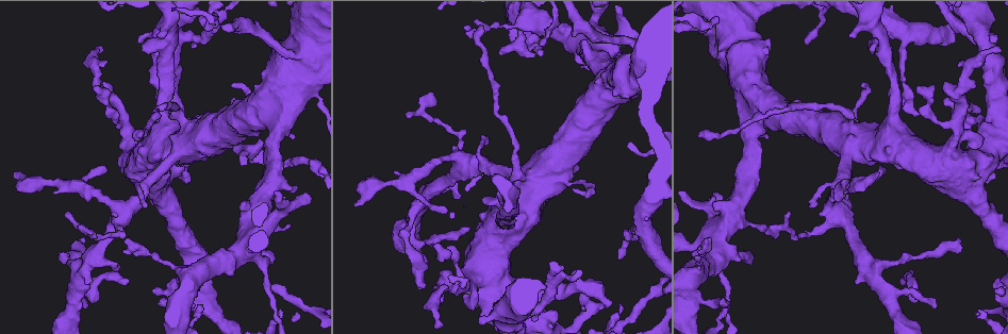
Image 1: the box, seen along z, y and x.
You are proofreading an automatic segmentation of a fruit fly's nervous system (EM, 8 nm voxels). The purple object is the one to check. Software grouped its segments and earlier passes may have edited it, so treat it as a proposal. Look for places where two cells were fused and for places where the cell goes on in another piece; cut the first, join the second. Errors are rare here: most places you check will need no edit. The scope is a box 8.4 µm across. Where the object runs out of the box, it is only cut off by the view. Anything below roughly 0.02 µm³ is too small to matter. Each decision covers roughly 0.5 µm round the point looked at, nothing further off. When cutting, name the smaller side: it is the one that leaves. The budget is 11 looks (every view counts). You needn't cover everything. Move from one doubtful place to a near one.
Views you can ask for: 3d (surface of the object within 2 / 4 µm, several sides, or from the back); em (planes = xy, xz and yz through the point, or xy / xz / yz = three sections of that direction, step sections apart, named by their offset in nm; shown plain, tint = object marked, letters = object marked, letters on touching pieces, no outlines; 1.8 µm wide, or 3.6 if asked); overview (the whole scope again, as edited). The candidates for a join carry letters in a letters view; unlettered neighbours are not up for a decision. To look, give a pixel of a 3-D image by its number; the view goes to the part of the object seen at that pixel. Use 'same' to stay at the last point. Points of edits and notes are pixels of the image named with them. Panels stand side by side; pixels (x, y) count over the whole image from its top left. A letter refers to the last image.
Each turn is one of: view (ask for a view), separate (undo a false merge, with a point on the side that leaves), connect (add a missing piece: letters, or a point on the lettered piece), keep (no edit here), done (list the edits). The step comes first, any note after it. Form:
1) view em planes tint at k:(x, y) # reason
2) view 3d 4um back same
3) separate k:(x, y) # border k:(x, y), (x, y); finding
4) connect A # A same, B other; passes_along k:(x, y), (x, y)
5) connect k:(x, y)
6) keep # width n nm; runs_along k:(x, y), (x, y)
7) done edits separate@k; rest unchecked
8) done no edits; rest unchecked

view 3d 4um at 1:(721, 230) # calibre changes

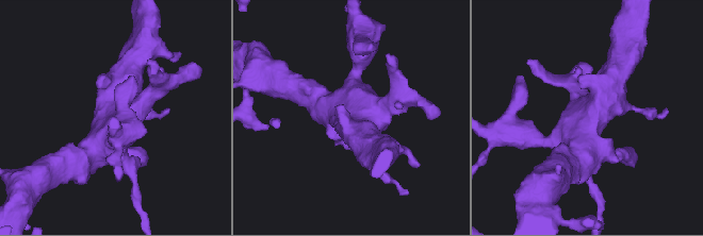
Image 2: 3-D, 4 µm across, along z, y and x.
view em 3.6um planes tint at 2:(355, 117) # now the EM

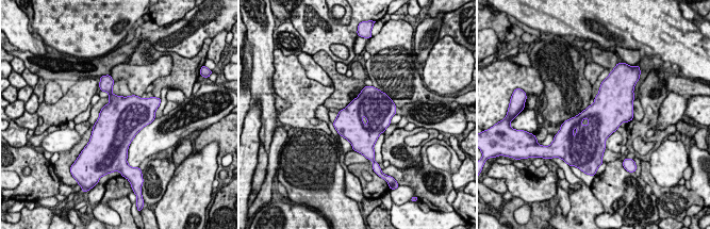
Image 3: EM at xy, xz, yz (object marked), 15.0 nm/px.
view em 3.6um planes letters same # see the neighbours

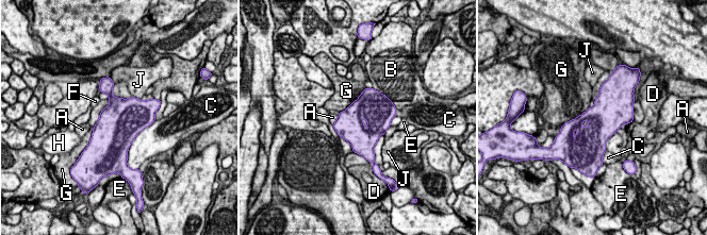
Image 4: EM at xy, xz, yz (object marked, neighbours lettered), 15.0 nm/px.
keep # A other, B other, C other, D other, E other, F other, G other, H other, J other; border 4:(366, 87), (340, 112); one cell here

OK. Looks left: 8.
view em 3.6um xz step 16 letters at 1:(127, 278) # branch stops here

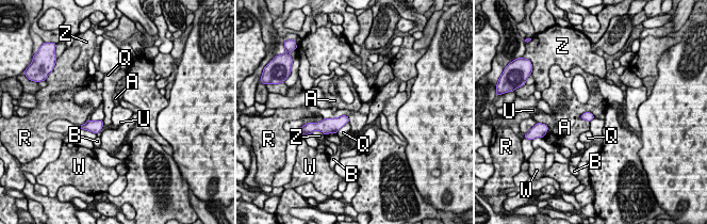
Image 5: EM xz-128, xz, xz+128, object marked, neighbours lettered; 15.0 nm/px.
keep # A other, B other, Q other, R other, U other, W other, Z other; none of them fits

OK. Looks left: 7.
view 3d 4um at 1:(995, 289)

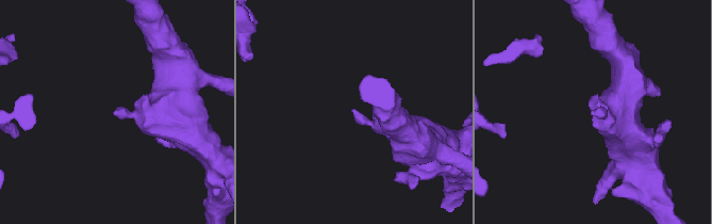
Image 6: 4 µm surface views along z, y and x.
view em 3.6um planes letters at 6:(114, 112) # now the EM

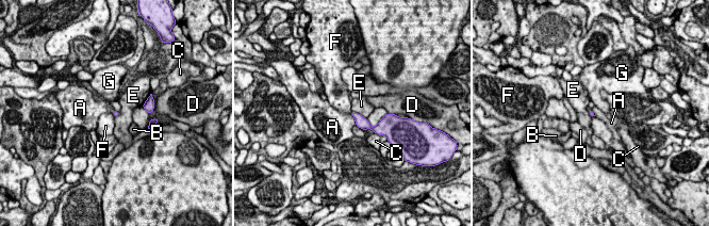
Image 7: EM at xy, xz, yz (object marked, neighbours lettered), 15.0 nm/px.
keep # longest_contact E 260 nm; A other, B other, C other, D other, E other, F other, G other; none of them fits

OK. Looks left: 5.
view em planes tint at 1:(956, 238) # free end

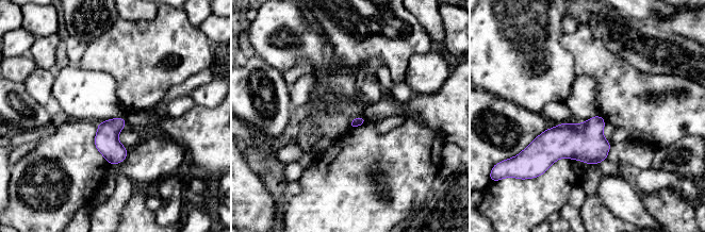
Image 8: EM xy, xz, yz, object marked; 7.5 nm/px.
view em planes letters same # see the neighbours

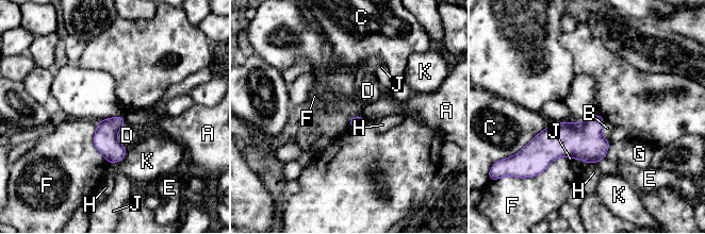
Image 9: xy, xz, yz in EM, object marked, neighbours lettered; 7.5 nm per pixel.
keep # A other, B other, C other, D other, E other, F other, G other, H other, J other, K other; no lettered piece goes on from it

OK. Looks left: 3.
done no edits; rest unchecked

